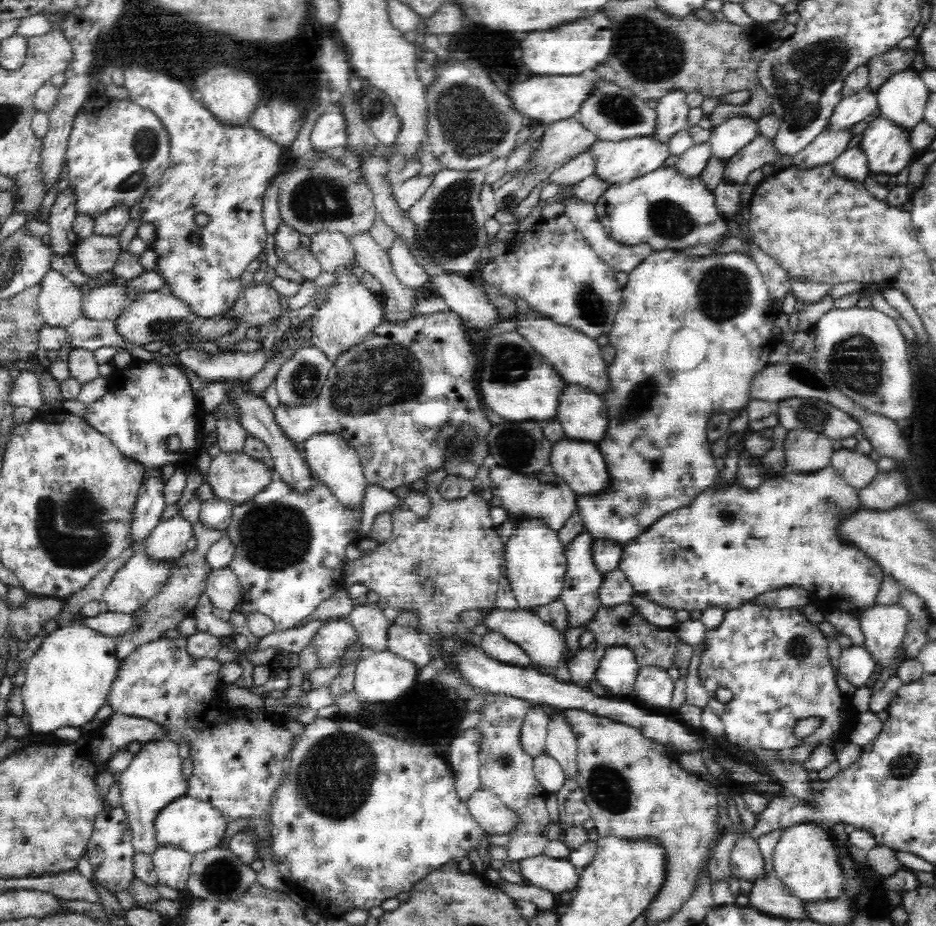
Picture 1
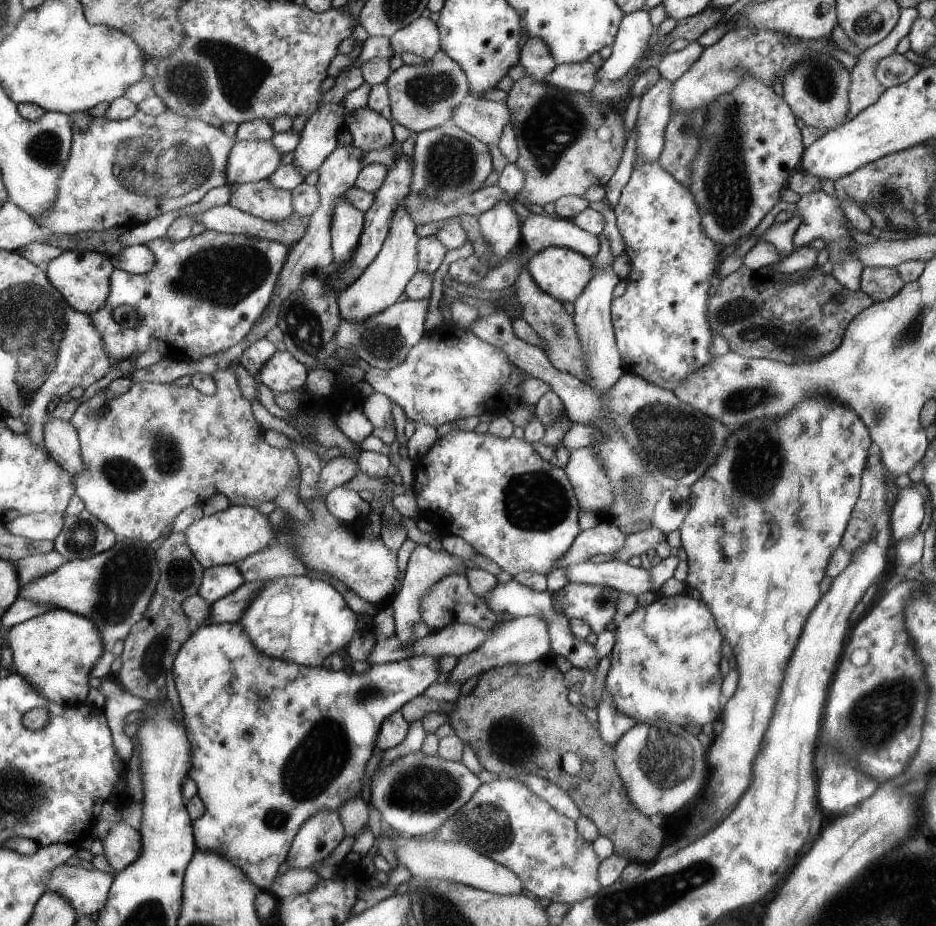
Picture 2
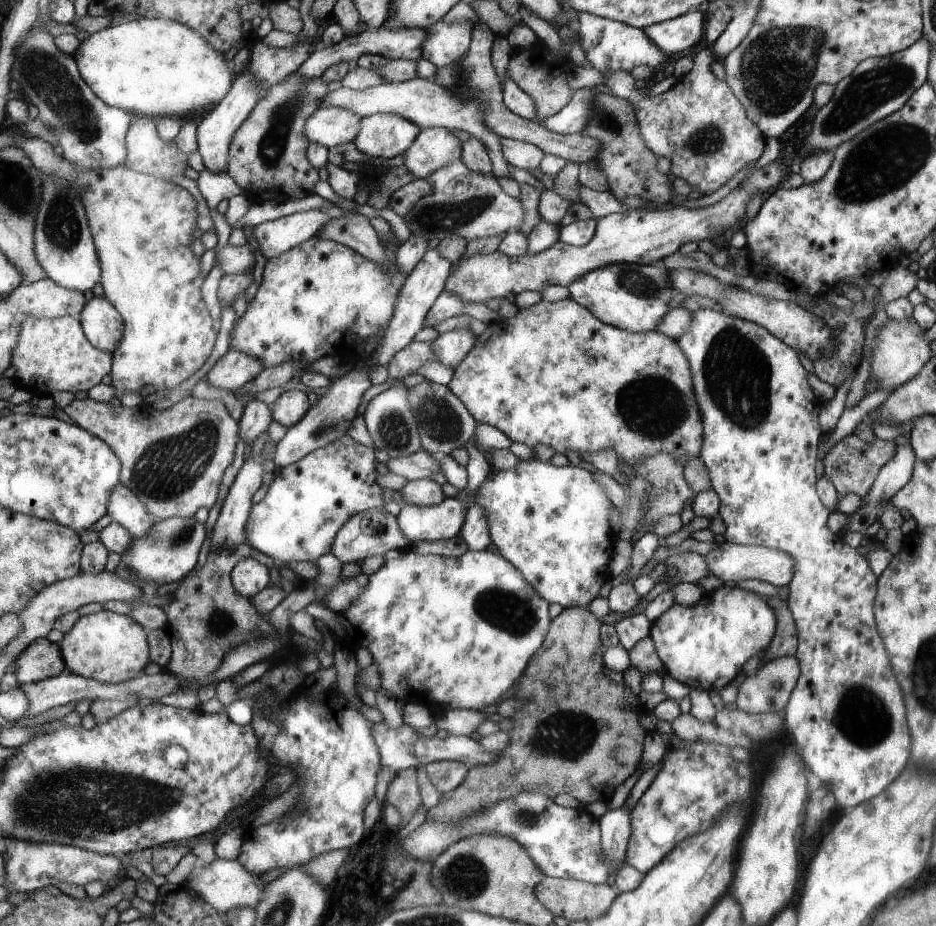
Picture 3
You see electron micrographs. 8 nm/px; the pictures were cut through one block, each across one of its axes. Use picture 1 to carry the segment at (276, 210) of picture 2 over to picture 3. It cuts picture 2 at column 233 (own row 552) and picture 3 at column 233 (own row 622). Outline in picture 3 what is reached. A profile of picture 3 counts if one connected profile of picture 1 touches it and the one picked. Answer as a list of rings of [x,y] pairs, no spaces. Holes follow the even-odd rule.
[[[296,71],[291,72],[281,83],[267,90],[267,95],[256,103],[252,112],[236,129],[230,139],[226,171],[242,188],[250,204],[295,201],[314,192],[314,184],[320,180],[320,173],[308,157],[310,142],[305,135],[305,124],[322,107],[322,101],[328,93],[327,84],[321,77],[304,78]]]

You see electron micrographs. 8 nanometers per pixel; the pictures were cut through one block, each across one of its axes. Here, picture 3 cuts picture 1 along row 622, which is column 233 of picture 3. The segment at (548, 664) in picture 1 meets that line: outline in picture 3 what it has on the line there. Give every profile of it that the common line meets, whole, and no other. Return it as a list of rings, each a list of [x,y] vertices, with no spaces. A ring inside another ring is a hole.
[[[262,450],[260,455],[252,454],[247,462],[244,463],[240,472],[236,475],[235,481],[230,487],[229,495],[226,497],[220,510],[220,515],[213,527],[210,550],[222,549],[223,547],[230,549],[233,546],[247,542],[245,526],[248,522],[253,505],[252,496],[254,496],[256,490],[262,486],[262,476],[264,472],[262,468],[262,462],[264,462],[262,454],[264,451],[265,450]]]

